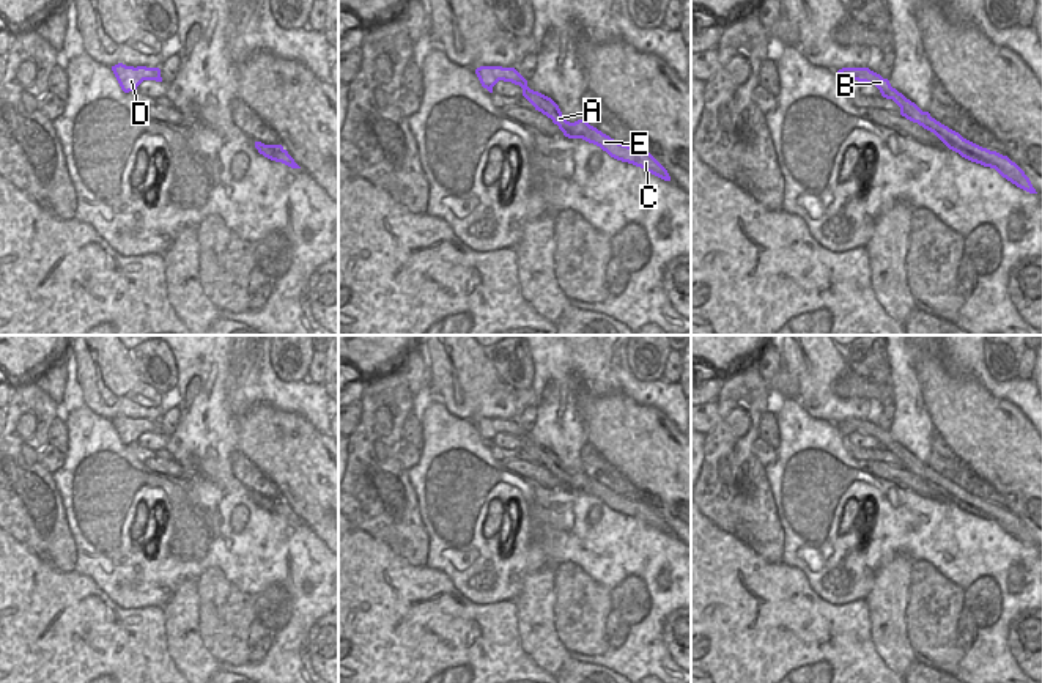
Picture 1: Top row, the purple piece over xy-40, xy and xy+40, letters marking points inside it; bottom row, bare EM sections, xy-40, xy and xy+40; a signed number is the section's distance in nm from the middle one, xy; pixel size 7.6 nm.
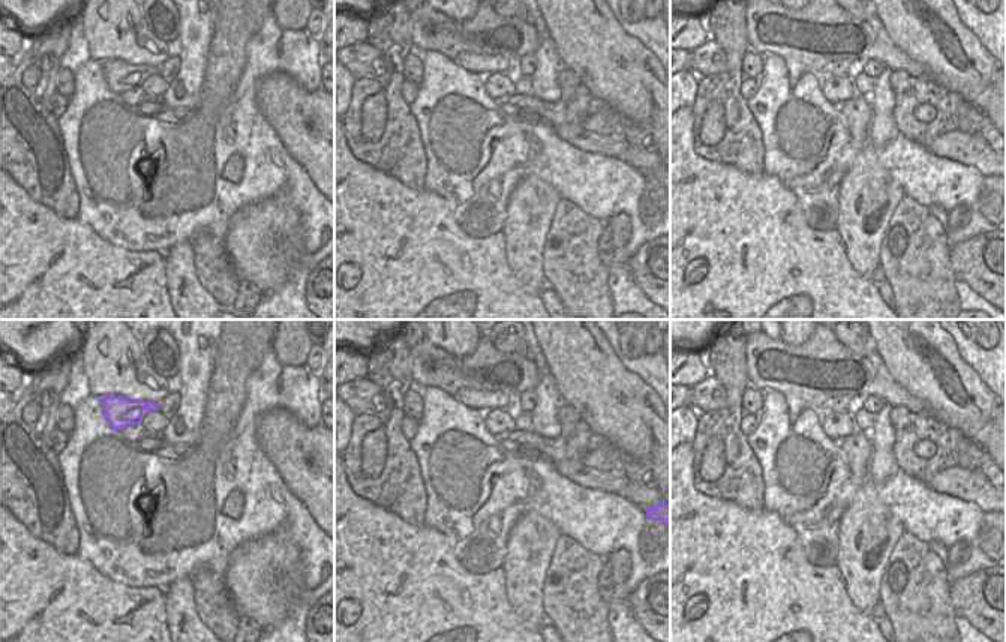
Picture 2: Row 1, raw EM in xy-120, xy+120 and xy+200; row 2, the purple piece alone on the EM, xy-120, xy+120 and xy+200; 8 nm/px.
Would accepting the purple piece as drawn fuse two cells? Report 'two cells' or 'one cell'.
one cell

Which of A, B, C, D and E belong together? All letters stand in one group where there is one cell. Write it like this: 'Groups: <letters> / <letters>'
Groups: A B C D E

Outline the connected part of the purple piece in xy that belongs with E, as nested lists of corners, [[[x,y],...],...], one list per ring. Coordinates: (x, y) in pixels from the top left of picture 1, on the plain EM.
[[[480,419],[475,422],[475,426],[482,439],[486,441],[490,445],[493,445],[493,439],[499,433],[519,437],[523,441],[523,449],[535,460],[535,463],[551,471],[565,489],[582,491],[589,496],[600,499],[617,513],[633,516],[664,533],[671,533],[667,522],[647,502],[634,502],[628,497],[619,496],[597,480],[590,478],[586,472],[570,475],[562,467],[559,458],[551,450],[530,442],[527,439],[527,433],[515,420]]]

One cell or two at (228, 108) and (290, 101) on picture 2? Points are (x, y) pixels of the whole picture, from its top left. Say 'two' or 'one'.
two

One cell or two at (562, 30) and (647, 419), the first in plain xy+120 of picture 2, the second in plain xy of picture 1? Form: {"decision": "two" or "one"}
{"decision": "one"}

